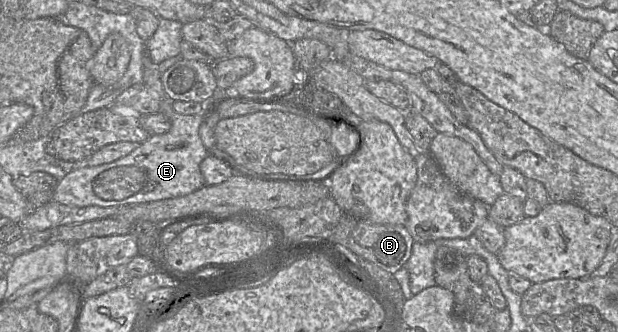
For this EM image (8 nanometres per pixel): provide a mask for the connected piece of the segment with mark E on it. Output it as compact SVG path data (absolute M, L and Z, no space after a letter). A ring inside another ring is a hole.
M147 54L143 58L143 68L143 83L160 102L160 112L171 121L170 130L164 134L151 134L145 142L139 144L130 154L113 162L98 166L78 164L73 171L58 181L53 195L53 201L78 207L92 205L103 207L121 206L181 197L205 185L200 164L209 152L199 136L200 126L205 120L204 111L203 113L194 115L177 113L173 109L173 99L168 96L163 88L161 81L162 73L158 69L158 64L152 62Z

